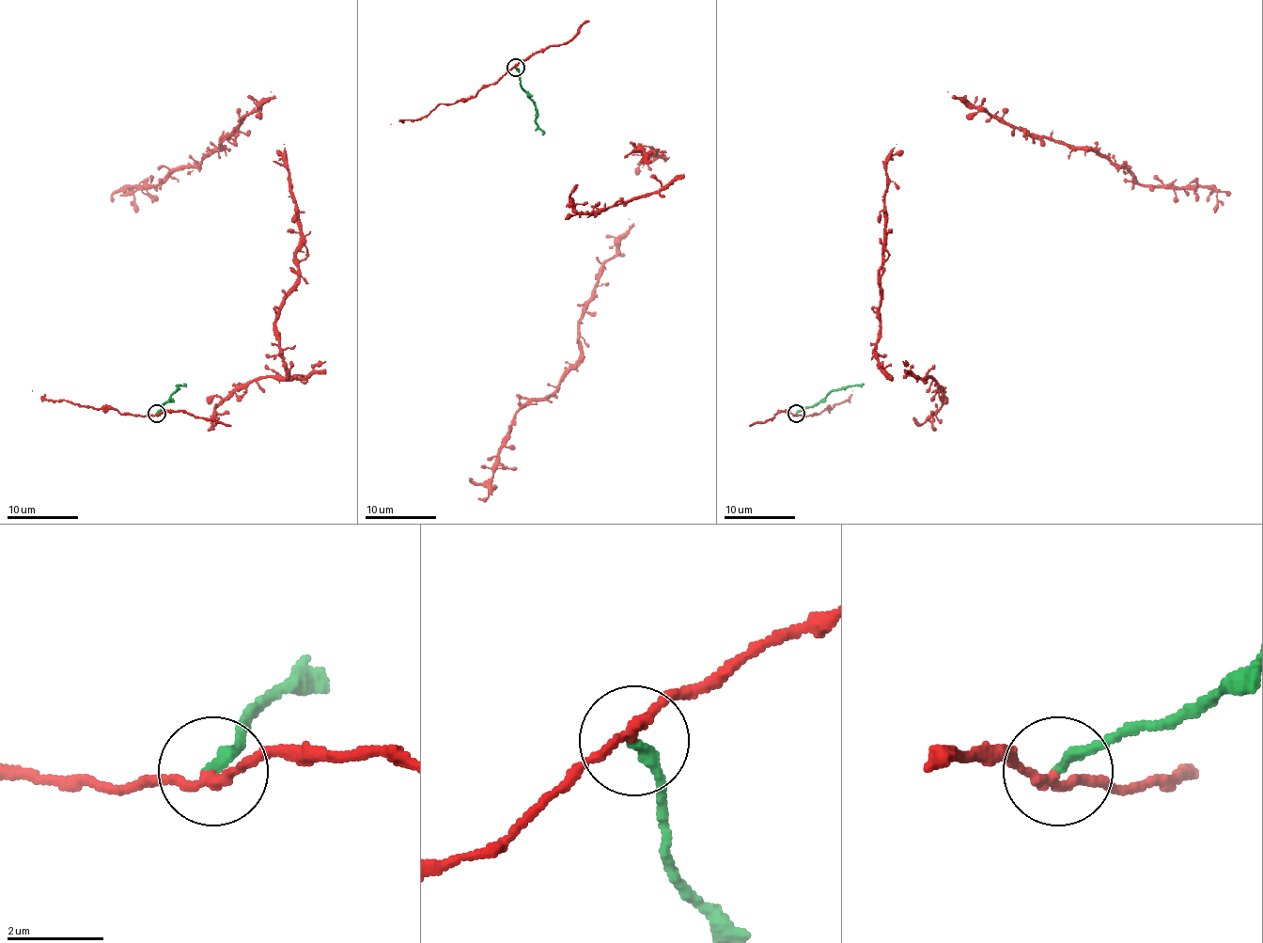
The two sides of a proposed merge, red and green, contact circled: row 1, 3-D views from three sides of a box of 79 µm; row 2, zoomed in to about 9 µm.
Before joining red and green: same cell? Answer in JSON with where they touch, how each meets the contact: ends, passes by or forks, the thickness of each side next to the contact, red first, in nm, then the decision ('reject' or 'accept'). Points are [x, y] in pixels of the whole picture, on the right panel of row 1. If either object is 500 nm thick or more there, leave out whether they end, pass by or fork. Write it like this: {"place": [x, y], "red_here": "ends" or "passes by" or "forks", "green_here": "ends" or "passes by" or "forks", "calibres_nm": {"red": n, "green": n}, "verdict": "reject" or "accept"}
{"place": [796, 414], "red_here": "passes by", "green_here": "ends", "calibres_nm": {"red": 190, "green": 240}, "verdict": "reject"}

